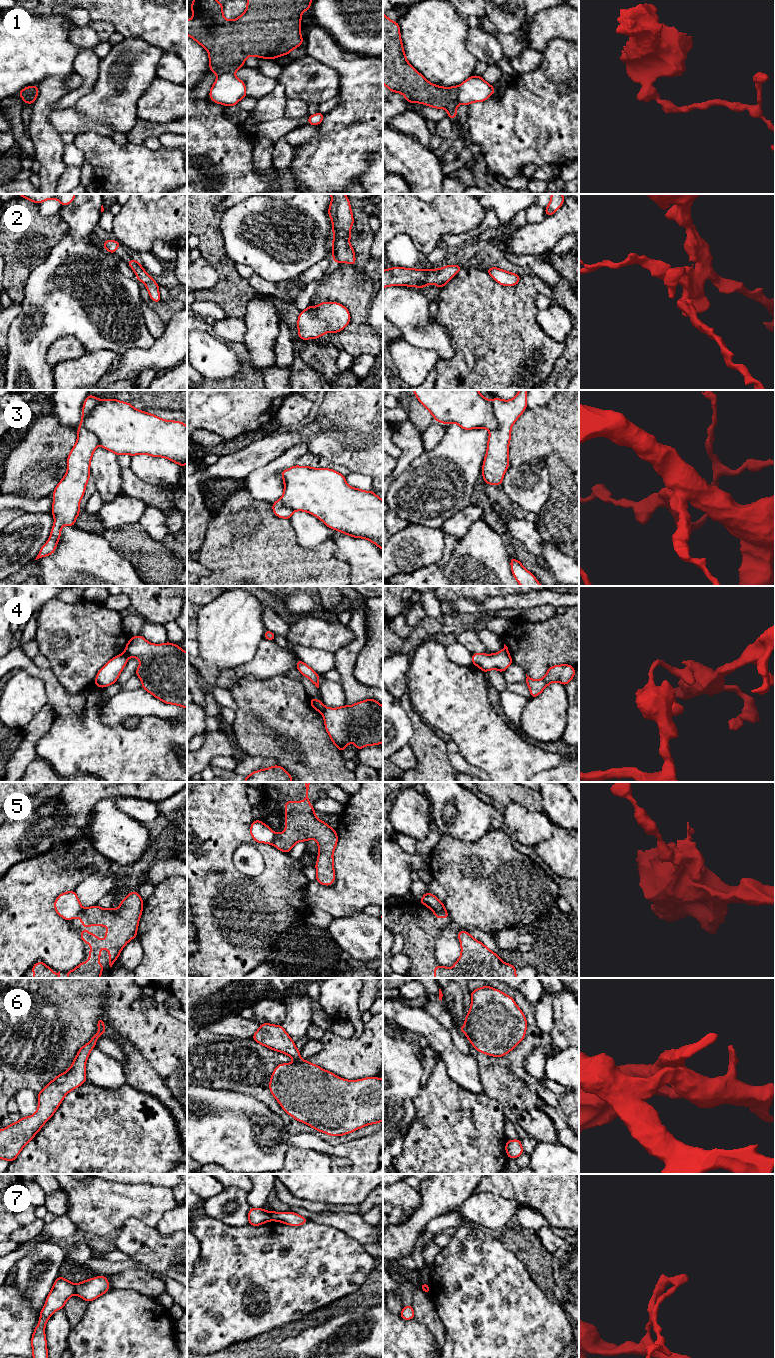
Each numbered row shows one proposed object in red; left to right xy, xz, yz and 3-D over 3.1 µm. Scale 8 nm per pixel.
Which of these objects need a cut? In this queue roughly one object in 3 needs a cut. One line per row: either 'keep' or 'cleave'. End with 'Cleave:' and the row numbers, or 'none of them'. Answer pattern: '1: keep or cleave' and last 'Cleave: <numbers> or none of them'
1: cleave
2: keep
3: cleave
4: cleave
5: cleave
6: cleave
7: cleave
Cleave: 1, 3, 4, 5, 6, 7

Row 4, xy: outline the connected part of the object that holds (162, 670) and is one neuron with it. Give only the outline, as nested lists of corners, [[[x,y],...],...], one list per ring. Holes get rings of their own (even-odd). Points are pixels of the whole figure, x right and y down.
[[[141,635],[133,636],[125,646],[129,657],[138,658],[140,664],[135,675],[142,682],[142,688],[166,704],[187,709],[187,652],[178,645],[166,642],[152,644]]]

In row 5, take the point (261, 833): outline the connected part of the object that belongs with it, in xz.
[[[255,820],[250,826],[250,834],[257,843],[271,844],[274,839],[273,830],[261,820]]]

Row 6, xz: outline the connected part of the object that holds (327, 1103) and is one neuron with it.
[[[307,1060],[279,1064],[269,1089],[282,1109],[330,1136],[383,1121],[383,1079],[345,1080]]]

